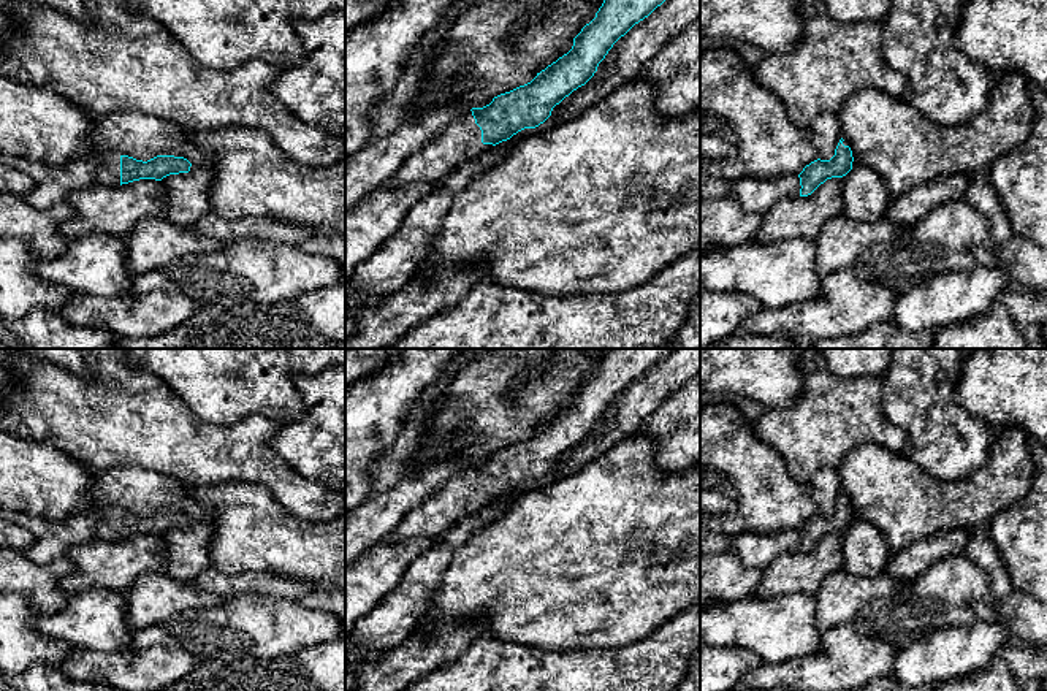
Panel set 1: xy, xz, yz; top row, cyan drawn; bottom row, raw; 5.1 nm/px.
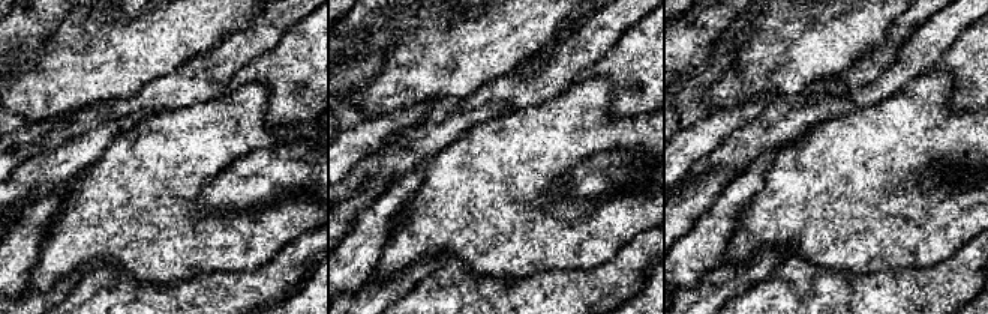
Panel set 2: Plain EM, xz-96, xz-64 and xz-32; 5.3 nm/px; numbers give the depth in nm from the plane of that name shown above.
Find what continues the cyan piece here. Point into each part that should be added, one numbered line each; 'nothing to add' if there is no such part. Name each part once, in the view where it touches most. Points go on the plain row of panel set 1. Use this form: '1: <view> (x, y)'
1: xz (461, 496)

